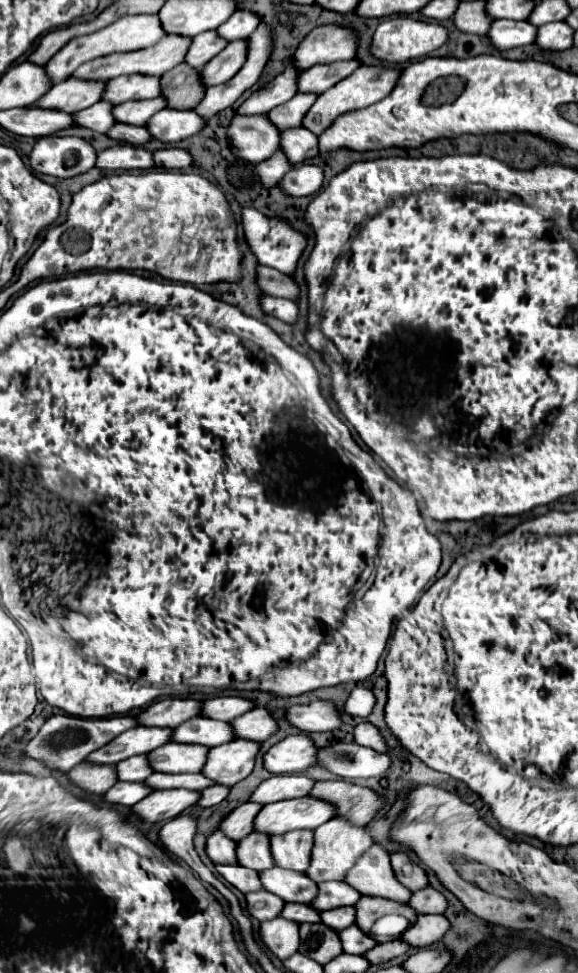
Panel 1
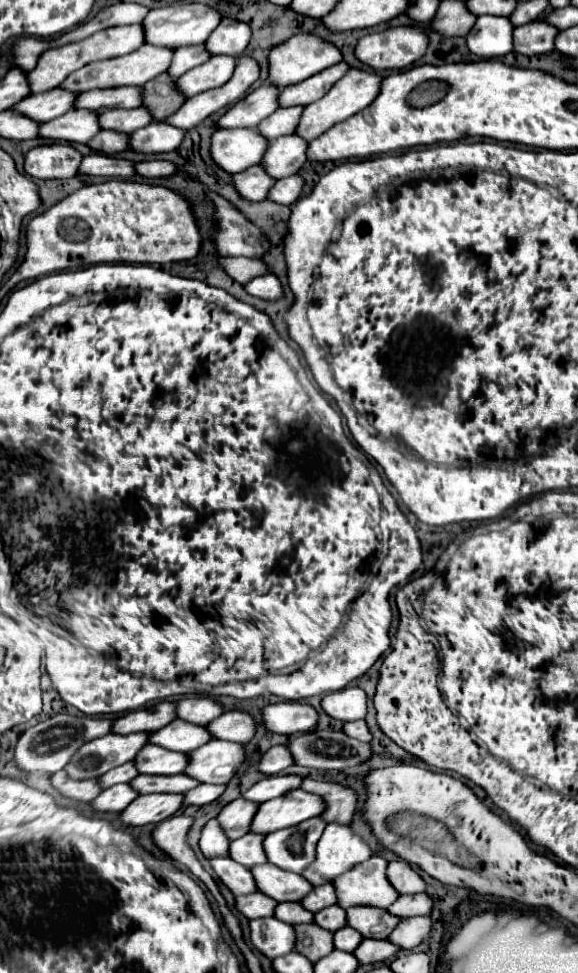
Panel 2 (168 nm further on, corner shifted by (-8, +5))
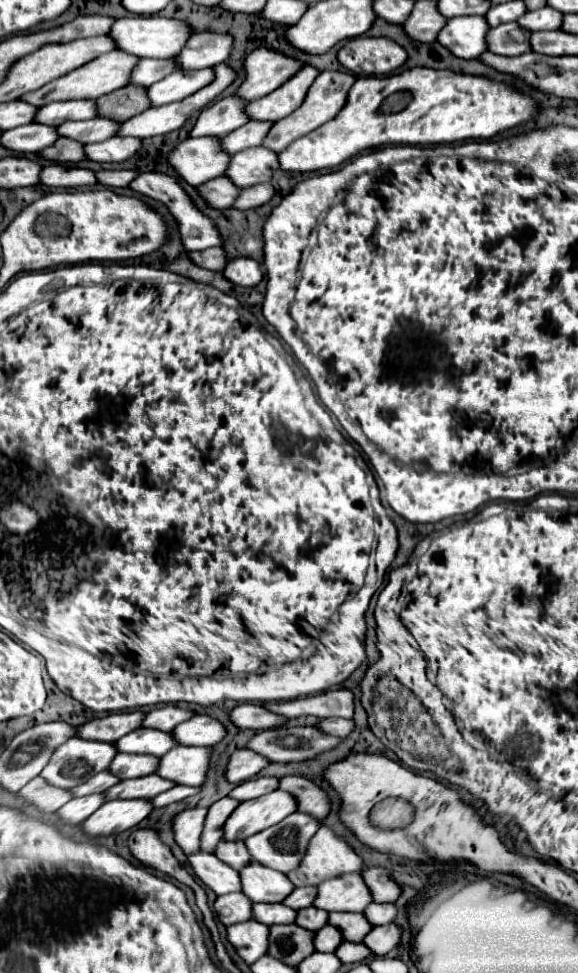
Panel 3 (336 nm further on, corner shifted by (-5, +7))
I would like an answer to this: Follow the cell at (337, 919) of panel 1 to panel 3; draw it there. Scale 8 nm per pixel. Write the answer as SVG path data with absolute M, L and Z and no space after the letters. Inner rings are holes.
M306 907L306 909L298 911L296 923L300 927L306 927L308 931L320 931L328 923L328 911L322 911L316 907Z

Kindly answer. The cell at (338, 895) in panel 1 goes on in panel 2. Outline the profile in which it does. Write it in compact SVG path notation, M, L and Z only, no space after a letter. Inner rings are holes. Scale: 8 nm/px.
M331 883L313 887L313 891L301 899L301 905L305 905L305 909L309 909L311 913L317 913L335 903L337 903L337 895L335 895L335 887Z

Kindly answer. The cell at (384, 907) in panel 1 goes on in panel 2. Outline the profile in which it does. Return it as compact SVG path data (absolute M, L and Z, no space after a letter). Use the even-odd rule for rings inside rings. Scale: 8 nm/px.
M353 907L349 909L349 915L347 915L347 925L357 929L364 938L372 939L387 939L391 933L391 929L399 923L401 919L391 915L387 909L377 909L377 907ZM375 925L385 925L385 931L383 933L373 933L373 927Z

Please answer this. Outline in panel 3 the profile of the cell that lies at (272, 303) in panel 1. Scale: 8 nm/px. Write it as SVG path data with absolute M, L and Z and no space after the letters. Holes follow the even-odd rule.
M230 259L222 273L228 281L242 287L256 287L262 281L262 269L254 259Z

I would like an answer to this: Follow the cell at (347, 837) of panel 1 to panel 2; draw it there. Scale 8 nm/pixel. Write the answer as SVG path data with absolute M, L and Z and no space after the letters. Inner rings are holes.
M329 823L317 843L317 859L301 875L317 887L325 881L333 881L369 857L369 847L351 831L351 827Z

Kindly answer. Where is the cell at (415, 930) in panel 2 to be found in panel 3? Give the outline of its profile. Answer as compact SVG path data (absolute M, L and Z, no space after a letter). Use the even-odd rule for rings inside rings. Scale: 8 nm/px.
M388 923L388 925L374 927L374 931L370 931L370 935L366 935L364 943L372 949L374 955L386 955L400 945L400 939L402 939L400 925Z

